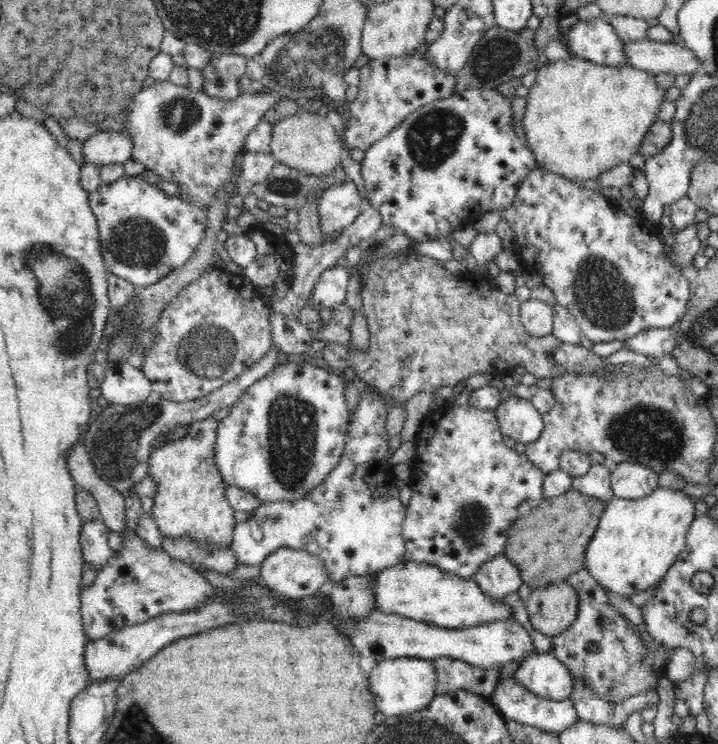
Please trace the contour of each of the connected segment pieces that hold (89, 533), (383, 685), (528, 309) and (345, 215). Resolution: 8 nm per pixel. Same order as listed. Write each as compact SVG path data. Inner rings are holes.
M101 518L90 520L82 527L80 542L85 564L92 569L102 570L116 554L108 545L108 528Z
M416 657L384 659L377 662L369 674L369 689L378 711L387 717L412 714L429 705L436 696L436 669L433 660Z
M525 299L519 314L524 329L532 337L544 337L553 333L553 307L546 302Z
M350 179L325 190L319 198L318 206L319 225L323 236L328 236L342 232L360 216L362 196Z

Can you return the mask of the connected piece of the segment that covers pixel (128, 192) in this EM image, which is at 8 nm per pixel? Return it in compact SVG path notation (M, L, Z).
M123 175L110 184L102 183L89 194L89 205L99 226L100 253L108 272L121 276L140 289L151 286L184 266L198 250L204 240L204 230L208 222L208 209L192 205L182 195L168 195L157 184L150 184L142 175Z

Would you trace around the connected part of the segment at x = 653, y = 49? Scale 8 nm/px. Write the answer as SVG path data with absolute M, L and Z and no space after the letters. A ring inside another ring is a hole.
M648 38L640 42L624 42L624 53L631 66L650 74L693 75L700 66L694 52L678 43L656 42Z

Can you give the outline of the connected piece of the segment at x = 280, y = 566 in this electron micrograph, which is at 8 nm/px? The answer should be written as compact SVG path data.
M277 548L273 550L260 566L262 582L277 595L288 598L304 599L312 597L318 590L328 590L331 586L325 573L324 563L314 554L305 550Z

